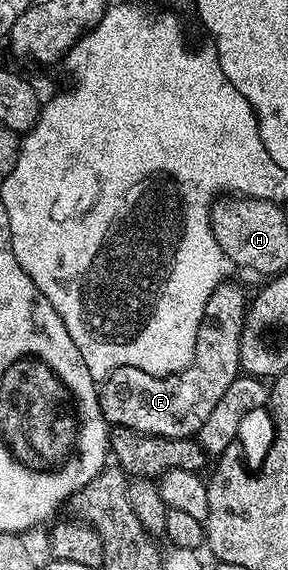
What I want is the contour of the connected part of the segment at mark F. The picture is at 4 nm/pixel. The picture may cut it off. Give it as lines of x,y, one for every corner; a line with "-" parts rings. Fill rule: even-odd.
224,279
209,295
209,303
205,303
195,354
188,369
168,373
166,377
154,377
152,373
137,371
137,367
121,367
110,373
98,386
99,406
108,426
133,427
133,431
160,439
194,438
199,434
229,385
240,376
239,335
248,304
242,287

